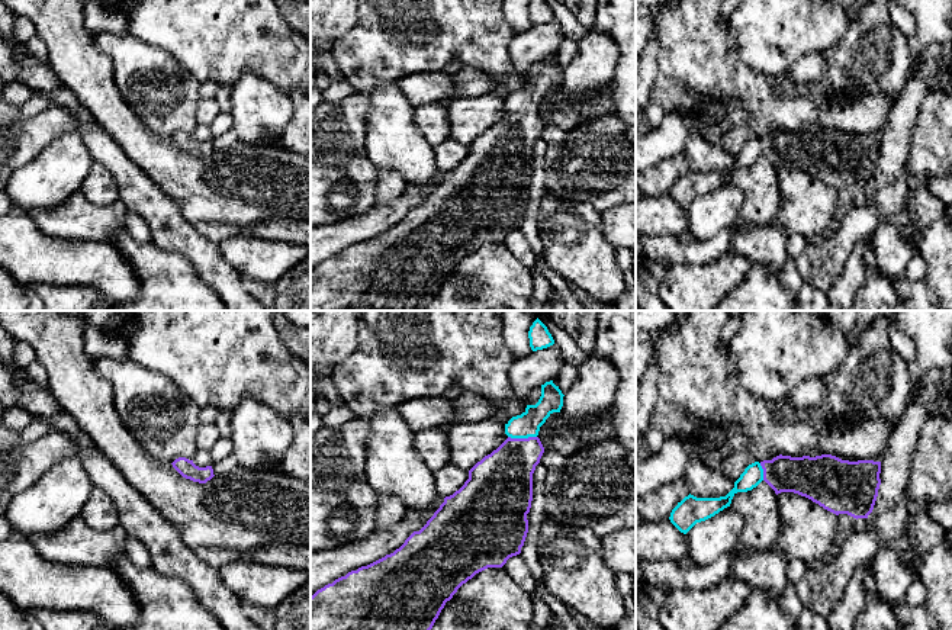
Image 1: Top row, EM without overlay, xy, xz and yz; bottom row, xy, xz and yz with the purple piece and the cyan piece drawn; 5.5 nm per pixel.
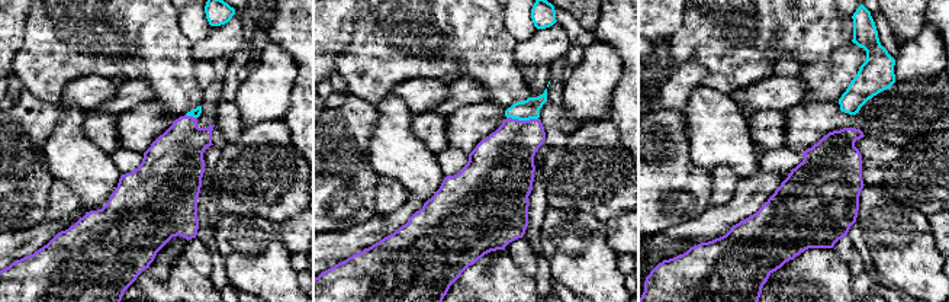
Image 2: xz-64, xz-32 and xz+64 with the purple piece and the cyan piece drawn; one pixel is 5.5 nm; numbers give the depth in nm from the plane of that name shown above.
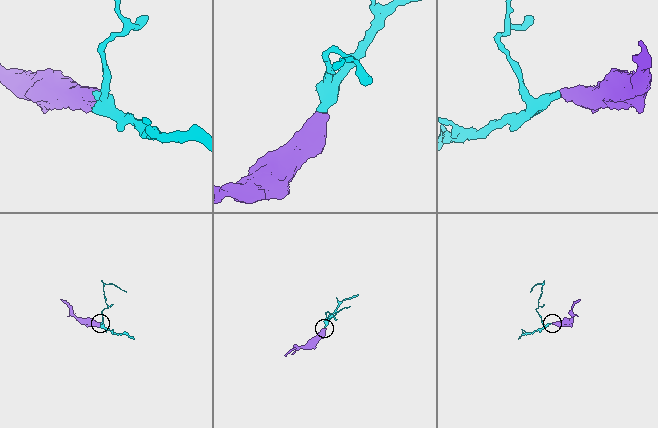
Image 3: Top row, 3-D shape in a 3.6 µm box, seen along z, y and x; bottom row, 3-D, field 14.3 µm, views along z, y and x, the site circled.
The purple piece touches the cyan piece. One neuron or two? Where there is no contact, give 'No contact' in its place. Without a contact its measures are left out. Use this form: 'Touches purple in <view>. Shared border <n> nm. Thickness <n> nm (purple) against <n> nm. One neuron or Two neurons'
Touches purple in xz. Shared border 160 nm. Thickness 320 nm (purple) against 140 nm. One neuron

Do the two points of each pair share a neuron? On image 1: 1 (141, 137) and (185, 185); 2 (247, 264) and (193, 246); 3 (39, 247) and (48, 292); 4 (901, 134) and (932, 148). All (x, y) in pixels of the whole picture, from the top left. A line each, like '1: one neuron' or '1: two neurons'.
1: one neuron
2: two neurons
3: two neurons
4: two neurons

